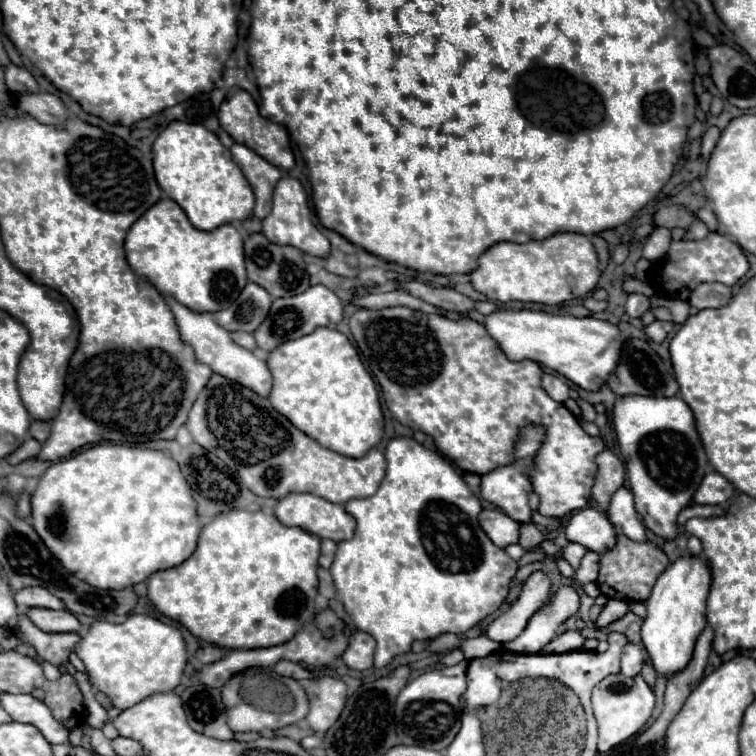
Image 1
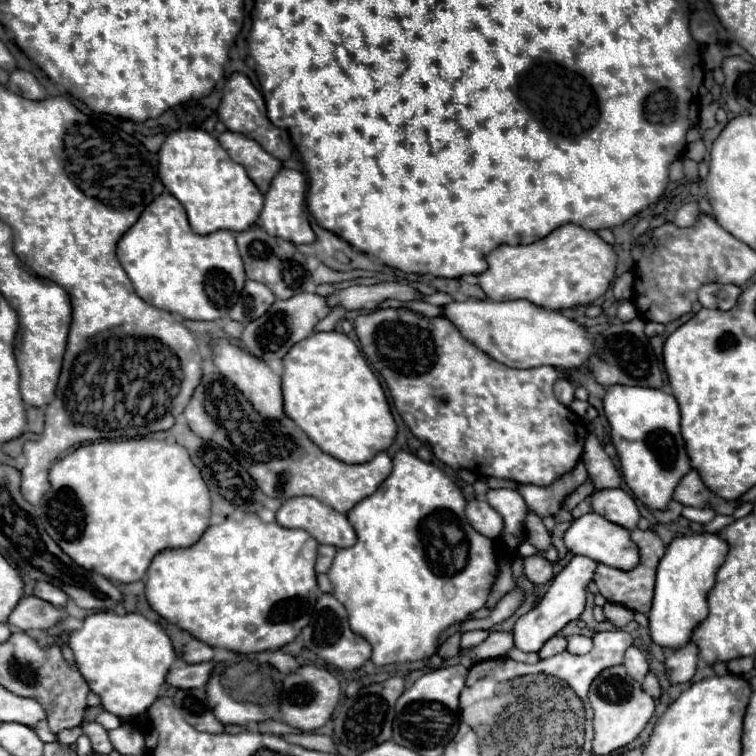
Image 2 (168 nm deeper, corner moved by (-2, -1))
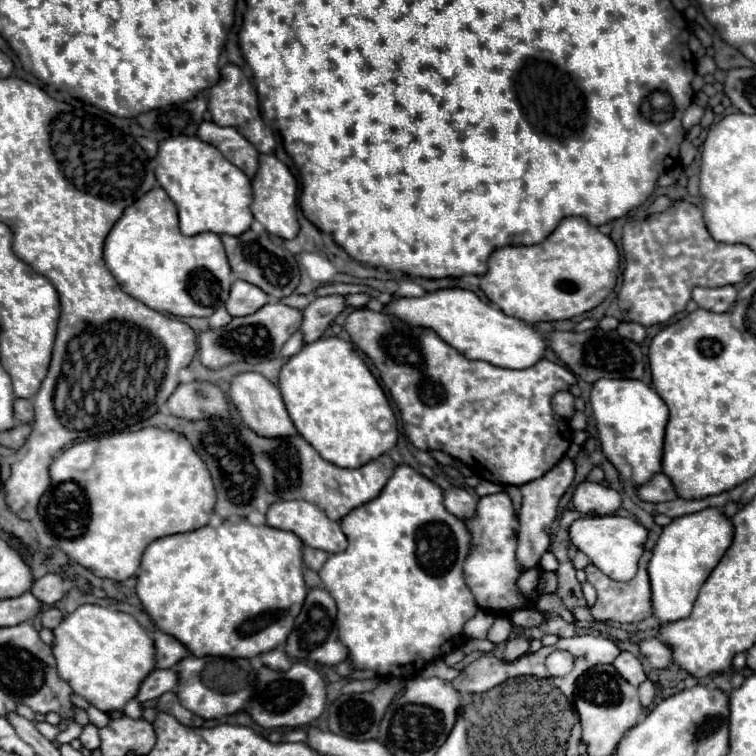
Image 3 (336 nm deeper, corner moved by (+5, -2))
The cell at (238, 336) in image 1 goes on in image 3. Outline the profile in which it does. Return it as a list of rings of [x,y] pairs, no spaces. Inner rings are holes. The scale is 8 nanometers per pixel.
[[[222,306],[222,308],[218,308],[210,318],[208,318],[208,324],[210,324],[210,328],[222,328],[222,326],[226,326],[228,322],[232,320],[232,316],[226,312],[226,308]]]

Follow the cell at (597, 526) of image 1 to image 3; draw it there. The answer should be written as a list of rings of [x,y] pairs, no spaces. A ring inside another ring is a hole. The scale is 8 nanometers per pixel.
[[[584,516],[572,522],[570,526],[572,544],[582,550],[594,566],[598,566],[606,576],[618,582],[634,578],[638,570],[638,560],[644,552],[644,542],[648,540],[648,530],[634,518],[624,516]]]

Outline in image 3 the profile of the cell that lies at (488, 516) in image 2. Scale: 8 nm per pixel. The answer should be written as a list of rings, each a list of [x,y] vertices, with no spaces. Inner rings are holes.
[[[446,488],[444,490],[444,506],[448,512],[452,512],[458,518],[466,518],[466,516],[474,516],[474,508],[476,508],[476,498],[464,490],[464,488]]]

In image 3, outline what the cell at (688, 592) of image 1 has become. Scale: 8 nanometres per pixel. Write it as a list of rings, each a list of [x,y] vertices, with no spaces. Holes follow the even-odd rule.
[[[706,508],[694,514],[684,514],[664,526],[648,564],[648,574],[652,582],[652,606],[654,616],[660,620],[660,624],[686,618],[692,612],[694,600],[702,584],[720,562],[724,552],[730,548],[732,538],[734,526],[720,508]]]

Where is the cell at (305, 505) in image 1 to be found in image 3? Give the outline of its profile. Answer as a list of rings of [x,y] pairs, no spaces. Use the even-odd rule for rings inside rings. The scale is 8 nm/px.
[[[280,500],[266,512],[266,524],[294,532],[306,546],[328,554],[344,552],[348,542],[338,522],[332,522],[318,506],[306,500]]]

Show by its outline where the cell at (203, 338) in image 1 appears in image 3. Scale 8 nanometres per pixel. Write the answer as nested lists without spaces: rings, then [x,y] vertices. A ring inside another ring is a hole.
[[[256,372],[238,374],[232,380],[232,386],[230,386],[230,398],[236,404],[244,424],[250,430],[254,430],[258,436],[286,438],[286,436],[296,436],[298,434],[292,420],[290,420],[290,416],[288,416],[288,412],[286,412],[286,408],[284,408],[280,390],[270,380],[266,380],[262,374],[256,374]]]

